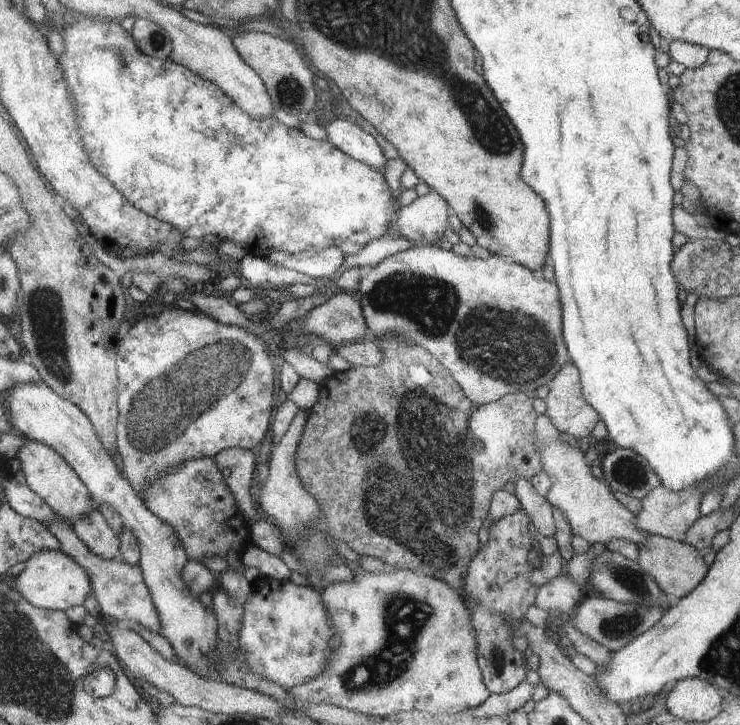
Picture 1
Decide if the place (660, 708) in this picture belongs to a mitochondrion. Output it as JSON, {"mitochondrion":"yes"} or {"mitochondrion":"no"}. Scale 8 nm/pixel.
{"mitochondrion":"no"}

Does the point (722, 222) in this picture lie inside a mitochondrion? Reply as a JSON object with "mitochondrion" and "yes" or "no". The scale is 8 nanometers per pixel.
{"mitochondrion":"no"}

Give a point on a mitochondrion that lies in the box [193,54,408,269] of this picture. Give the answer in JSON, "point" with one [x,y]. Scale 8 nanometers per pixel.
{"point":[291,93]}

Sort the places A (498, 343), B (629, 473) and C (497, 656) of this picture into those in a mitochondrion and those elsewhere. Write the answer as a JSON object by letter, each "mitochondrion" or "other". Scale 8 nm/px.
{"A":"mitochondrion","B":"mitochondrion","C":"mitochondrion"}

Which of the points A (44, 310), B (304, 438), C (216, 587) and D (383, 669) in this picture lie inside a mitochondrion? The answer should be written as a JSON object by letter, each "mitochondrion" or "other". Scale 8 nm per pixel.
{"A":"mitochondrion","B":"other","C":"other","D":"mitochondrion"}

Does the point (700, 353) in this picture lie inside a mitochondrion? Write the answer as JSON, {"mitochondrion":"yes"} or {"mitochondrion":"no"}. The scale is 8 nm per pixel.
{"mitochondrion":"no"}

